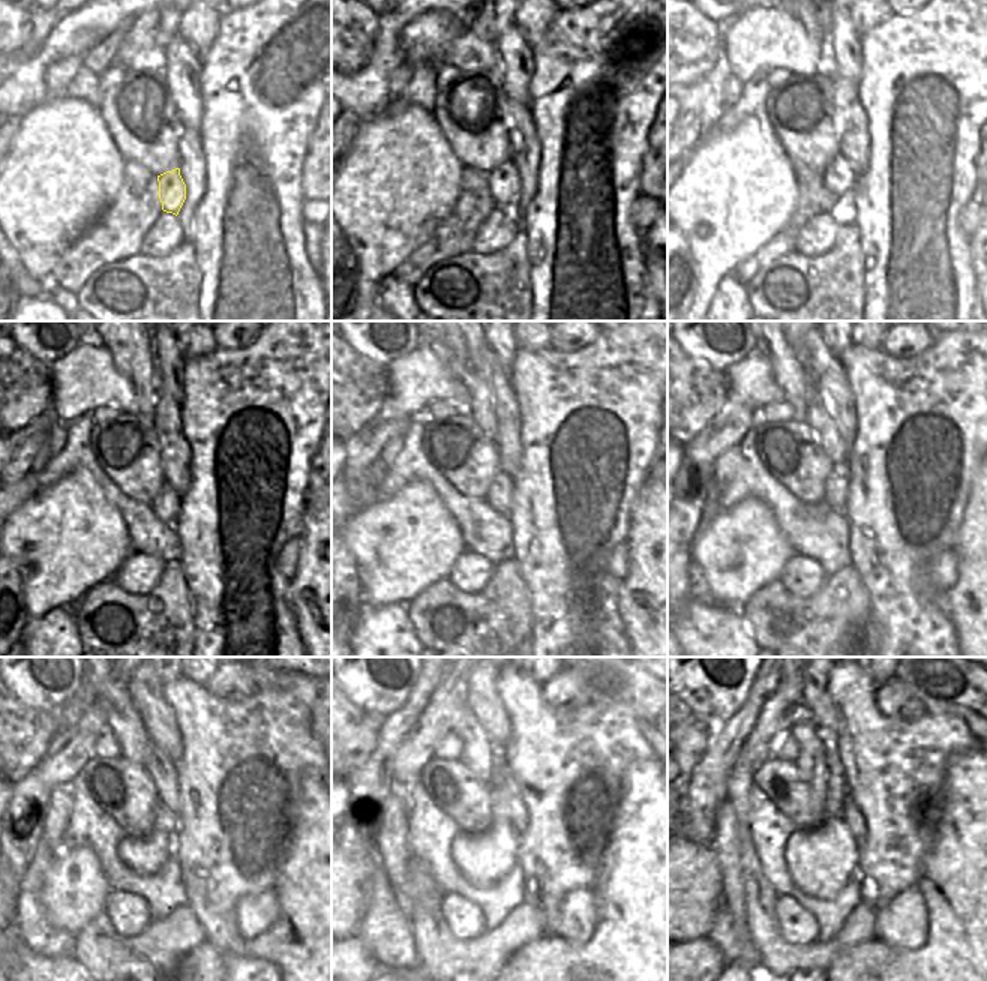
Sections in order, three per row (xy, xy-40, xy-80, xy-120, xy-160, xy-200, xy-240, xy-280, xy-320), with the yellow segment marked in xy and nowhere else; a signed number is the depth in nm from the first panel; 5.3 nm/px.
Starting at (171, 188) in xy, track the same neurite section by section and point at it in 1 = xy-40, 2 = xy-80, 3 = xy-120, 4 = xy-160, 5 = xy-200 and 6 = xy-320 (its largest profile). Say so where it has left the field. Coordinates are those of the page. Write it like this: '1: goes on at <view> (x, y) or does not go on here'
1: goes on at xy-40 (504, 180)
2: goes on at xy-80 (839, 177)
3: goes on at xy-120 (165, 506)
4: goes on at xy-160 (500, 494)
5: goes on at xy-200 (837, 483)
6: goes on at xy-320 (836, 774)

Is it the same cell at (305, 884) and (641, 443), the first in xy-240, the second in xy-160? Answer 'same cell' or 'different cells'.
different cells

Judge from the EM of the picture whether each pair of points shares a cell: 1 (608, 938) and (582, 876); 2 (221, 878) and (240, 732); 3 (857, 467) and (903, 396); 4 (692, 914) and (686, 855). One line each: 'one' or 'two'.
1: two
2: one
3: one
4: one

